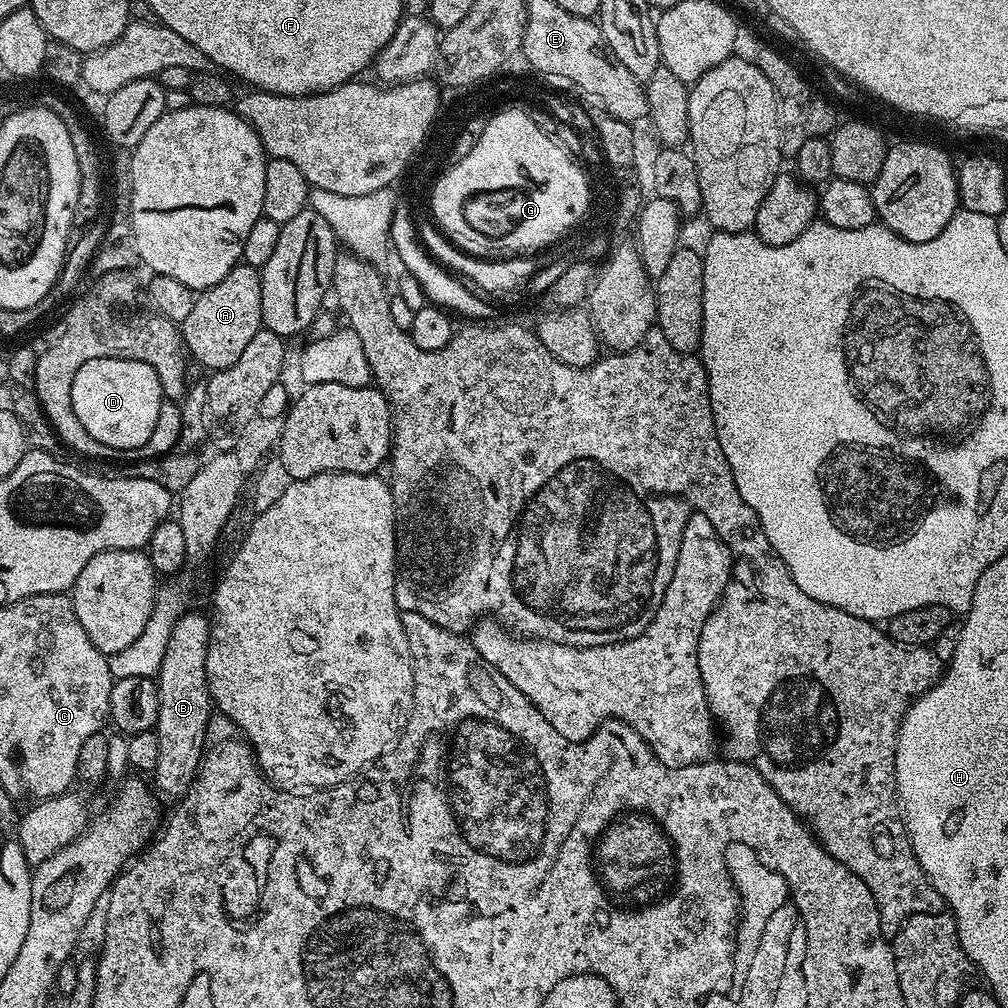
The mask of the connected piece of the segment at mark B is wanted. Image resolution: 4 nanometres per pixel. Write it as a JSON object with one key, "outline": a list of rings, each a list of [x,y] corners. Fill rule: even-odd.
{"outline":[[[195,610],[185,612],[174,626],[174,634],[170,634],[170,646],[166,646],[166,658],[156,680],[158,714],[154,731],[158,734],[158,766],[154,788],[165,801],[176,802],[187,794],[206,755],[204,735],[208,732],[208,715],[214,712],[206,678],[206,650],[211,629],[205,613],[203,616]]]}

